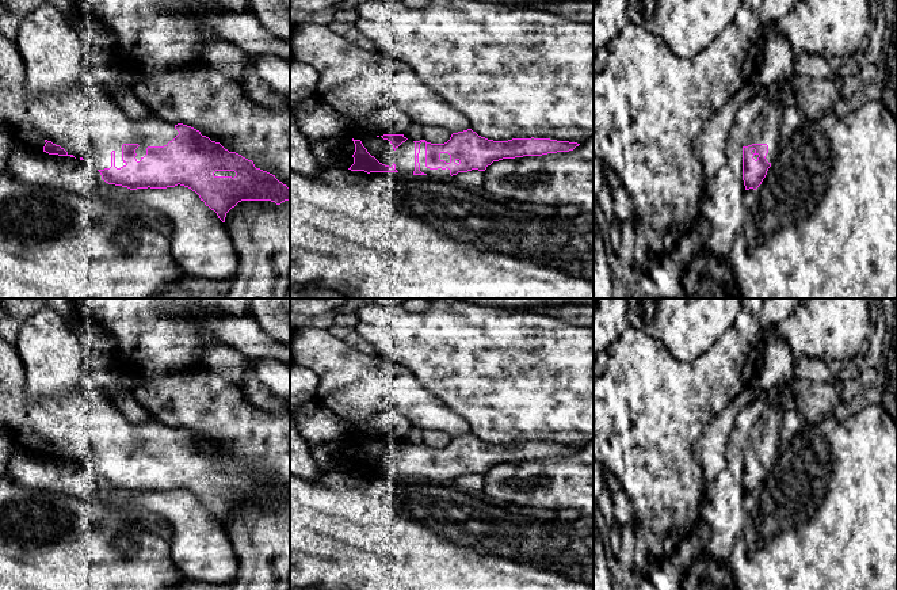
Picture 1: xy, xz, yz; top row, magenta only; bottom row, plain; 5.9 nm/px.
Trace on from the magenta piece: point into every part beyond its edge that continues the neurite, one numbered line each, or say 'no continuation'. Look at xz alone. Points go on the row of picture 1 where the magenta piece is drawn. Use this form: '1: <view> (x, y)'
1: xz (439, 174)

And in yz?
1: yz (766, 128)

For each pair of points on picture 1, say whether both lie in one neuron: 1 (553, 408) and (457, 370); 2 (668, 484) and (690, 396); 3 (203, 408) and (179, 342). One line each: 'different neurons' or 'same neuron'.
1: same neuron
2: same neuron
3: different neurons

